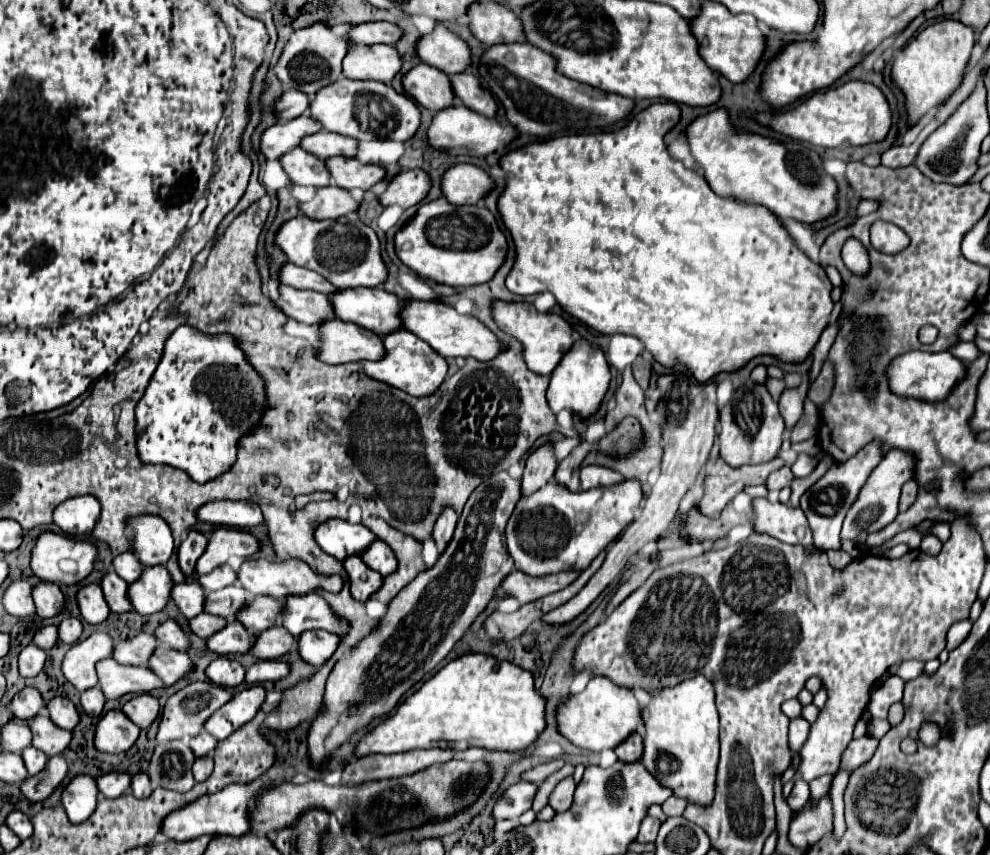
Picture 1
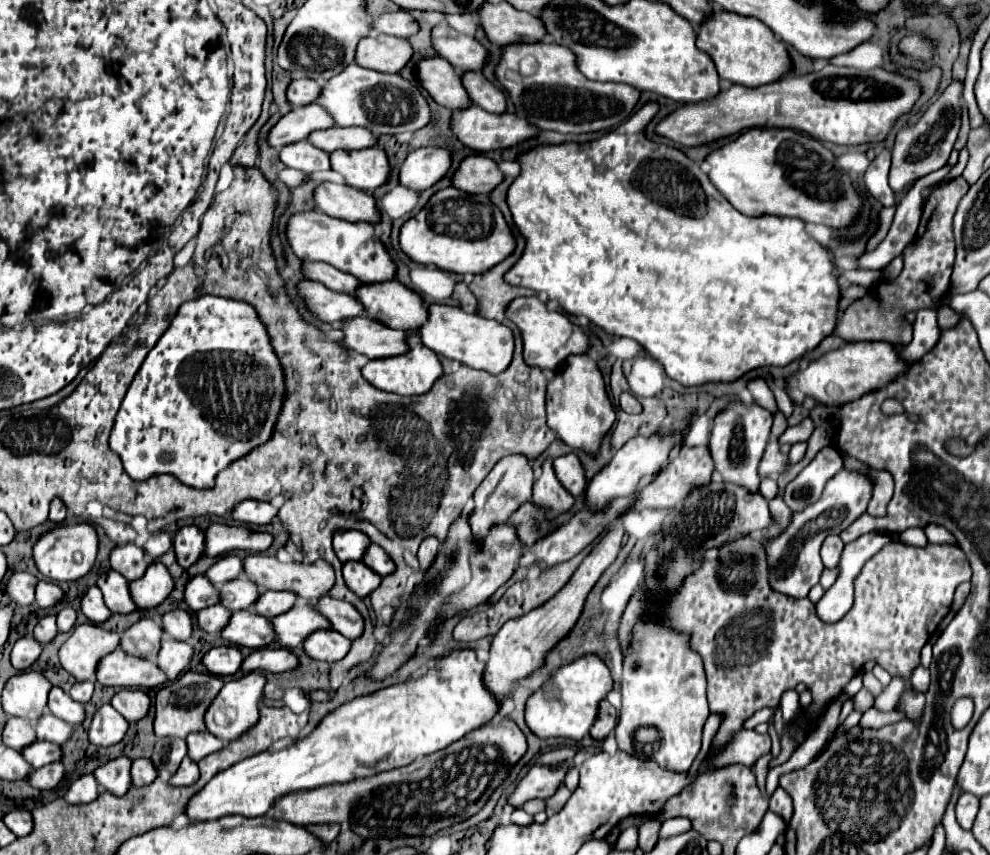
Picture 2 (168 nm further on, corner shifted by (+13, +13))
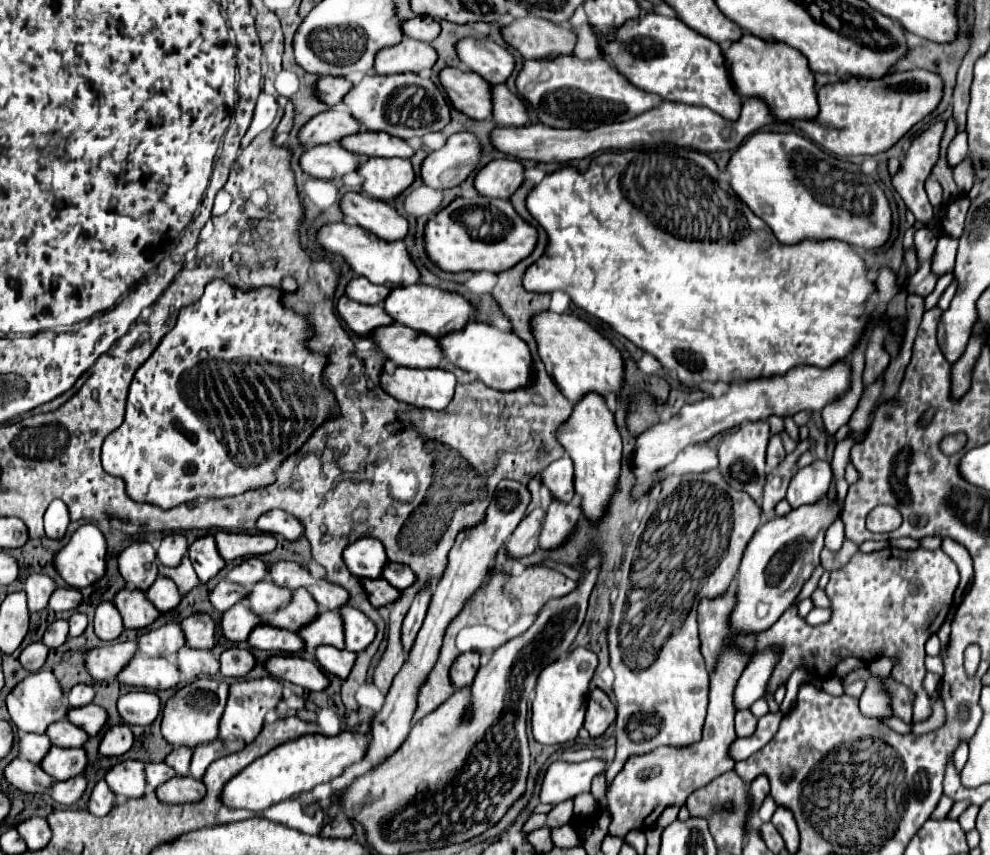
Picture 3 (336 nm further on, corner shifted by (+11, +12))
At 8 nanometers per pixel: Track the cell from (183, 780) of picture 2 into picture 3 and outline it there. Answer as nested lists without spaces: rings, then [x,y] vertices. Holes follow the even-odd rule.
[[[173,777],[165,785],[157,787],[157,799],[169,805],[183,805],[183,803],[197,803],[205,797],[205,785],[193,777]]]

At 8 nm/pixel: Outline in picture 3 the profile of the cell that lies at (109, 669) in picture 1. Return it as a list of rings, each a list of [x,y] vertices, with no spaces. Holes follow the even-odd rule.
[[[137,655],[119,675],[117,681],[139,687],[139,689],[173,689],[181,681],[181,671],[175,663],[167,659],[151,659],[145,655]]]

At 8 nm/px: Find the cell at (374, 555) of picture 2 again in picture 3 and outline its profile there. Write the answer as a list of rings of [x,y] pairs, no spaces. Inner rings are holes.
[[[389,563],[385,565],[385,573],[383,573],[383,579],[387,579],[393,587],[397,587],[399,591],[405,591],[407,587],[411,587],[415,583],[415,573],[407,567],[407,565],[401,565],[401,563]]]

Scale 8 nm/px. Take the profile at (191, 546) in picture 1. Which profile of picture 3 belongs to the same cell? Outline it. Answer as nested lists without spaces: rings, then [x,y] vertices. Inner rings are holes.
[[[213,535],[199,537],[199,539],[189,547],[189,557],[191,557],[191,563],[193,563],[193,567],[195,567],[201,583],[211,581],[211,579],[225,567],[223,557],[217,553]]]

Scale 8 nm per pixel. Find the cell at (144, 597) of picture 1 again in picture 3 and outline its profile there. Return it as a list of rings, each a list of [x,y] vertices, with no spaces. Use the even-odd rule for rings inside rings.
[[[157,579],[153,583],[153,589],[149,589],[149,593],[147,593],[147,599],[161,613],[167,613],[167,611],[173,611],[179,605],[181,595],[179,595],[179,591],[177,591],[177,587],[171,579]]]

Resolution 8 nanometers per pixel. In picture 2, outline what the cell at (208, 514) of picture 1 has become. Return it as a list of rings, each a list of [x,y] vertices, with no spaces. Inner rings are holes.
[[[241,500],[231,510],[233,520],[251,522],[251,524],[269,524],[273,516],[275,516],[275,506],[259,500]]]

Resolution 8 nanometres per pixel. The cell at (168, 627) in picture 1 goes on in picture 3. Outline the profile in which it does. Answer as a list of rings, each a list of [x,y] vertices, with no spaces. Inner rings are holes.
[[[197,613],[181,621],[187,645],[193,649],[215,647],[215,619],[207,613]]]

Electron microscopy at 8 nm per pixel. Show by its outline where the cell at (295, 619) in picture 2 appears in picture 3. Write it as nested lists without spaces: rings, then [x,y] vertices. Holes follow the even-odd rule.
[[[321,611],[321,617],[317,617],[313,625],[301,629],[299,635],[307,645],[307,653],[313,653],[319,645],[333,645],[337,649],[345,649],[343,619],[339,611]]]

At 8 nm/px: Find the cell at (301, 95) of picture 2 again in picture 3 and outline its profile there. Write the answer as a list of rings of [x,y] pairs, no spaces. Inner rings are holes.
[[[323,75],[317,81],[317,95],[323,103],[327,103],[329,107],[337,105],[343,101],[343,97],[351,91],[353,83],[345,77],[333,77],[333,75]]]

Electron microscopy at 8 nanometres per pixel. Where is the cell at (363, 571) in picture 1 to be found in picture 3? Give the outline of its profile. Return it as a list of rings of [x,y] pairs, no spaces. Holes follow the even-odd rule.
[[[361,579],[361,581],[365,585],[369,601],[375,607],[385,607],[389,603],[395,603],[401,597],[401,591],[395,589],[393,585],[389,585],[385,579],[377,579],[377,581],[365,581],[365,579]]]

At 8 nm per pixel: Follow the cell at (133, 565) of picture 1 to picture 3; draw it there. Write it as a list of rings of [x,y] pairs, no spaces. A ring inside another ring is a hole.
[[[149,543],[129,545],[119,555],[119,573],[133,589],[147,593],[159,573],[155,549]]]

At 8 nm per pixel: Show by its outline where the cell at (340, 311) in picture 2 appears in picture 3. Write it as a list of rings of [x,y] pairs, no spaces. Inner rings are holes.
[[[349,297],[339,299],[339,315],[345,319],[349,329],[353,329],[357,335],[369,335],[371,331],[393,325],[393,317],[389,317],[383,309],[383,305],[361,305],[357,301],[351,301]]]

